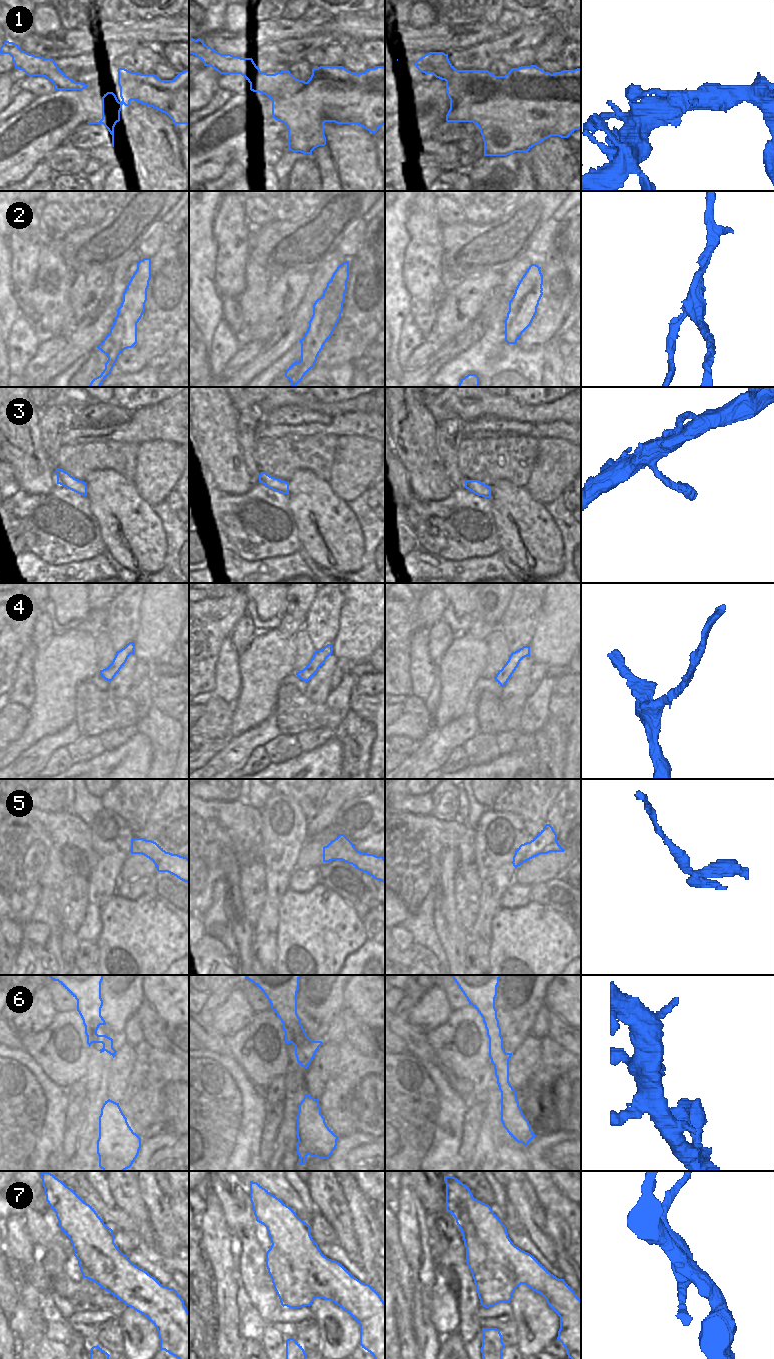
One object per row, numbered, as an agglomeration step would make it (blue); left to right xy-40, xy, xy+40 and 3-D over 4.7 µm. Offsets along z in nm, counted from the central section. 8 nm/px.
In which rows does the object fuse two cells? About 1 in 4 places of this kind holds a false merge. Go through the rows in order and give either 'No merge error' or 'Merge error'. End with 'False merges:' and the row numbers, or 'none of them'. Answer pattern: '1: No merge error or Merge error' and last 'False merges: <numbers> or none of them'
1: No merge error
2: Merge error
3: No merge error
4: No merge error
5: Merge error
6: No merge error
7: Merge error
False merges: 2, 5, 7.

